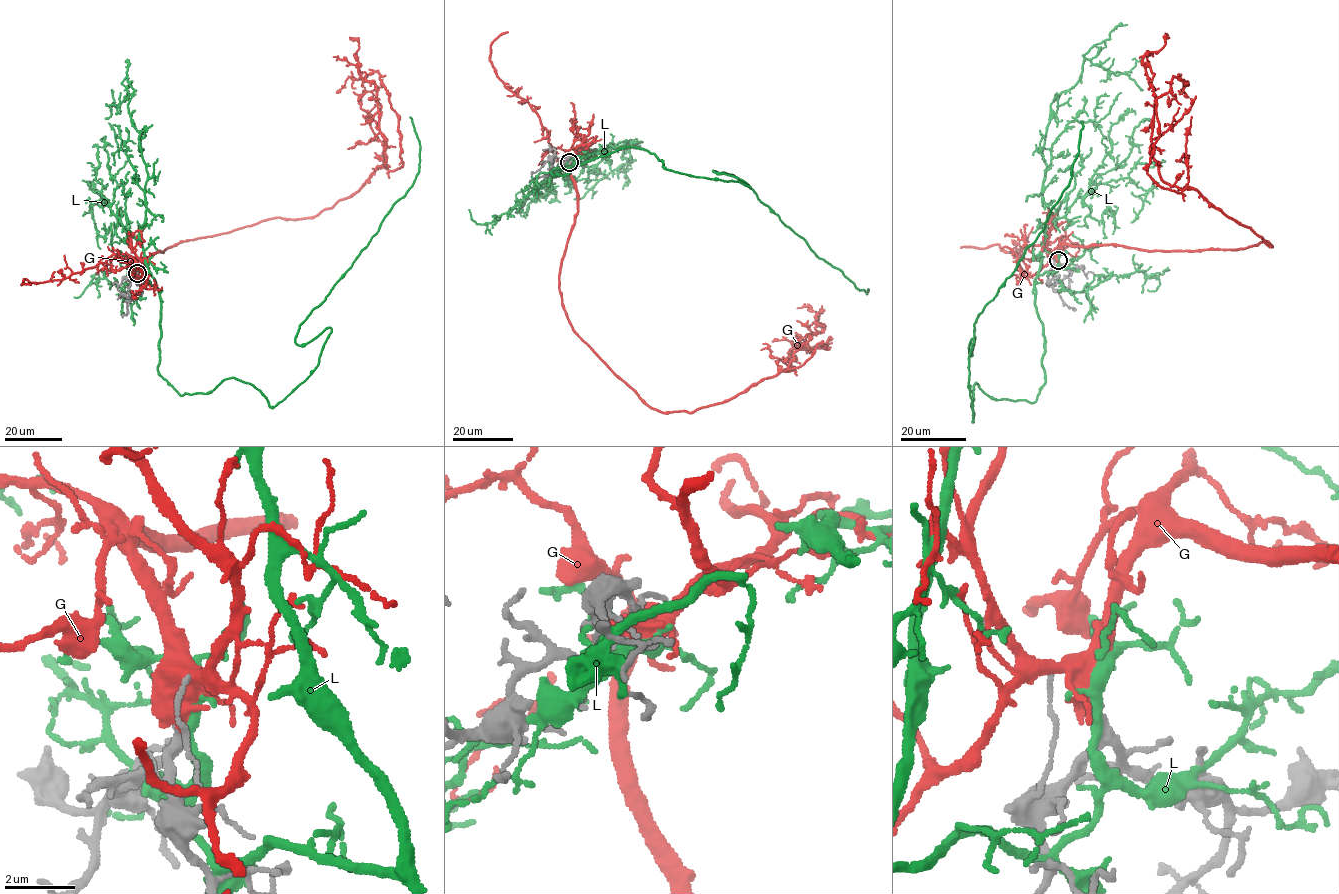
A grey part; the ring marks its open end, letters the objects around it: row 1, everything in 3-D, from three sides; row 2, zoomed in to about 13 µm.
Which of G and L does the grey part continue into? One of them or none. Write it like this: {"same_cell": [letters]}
{"same_cell": ["G"]}

